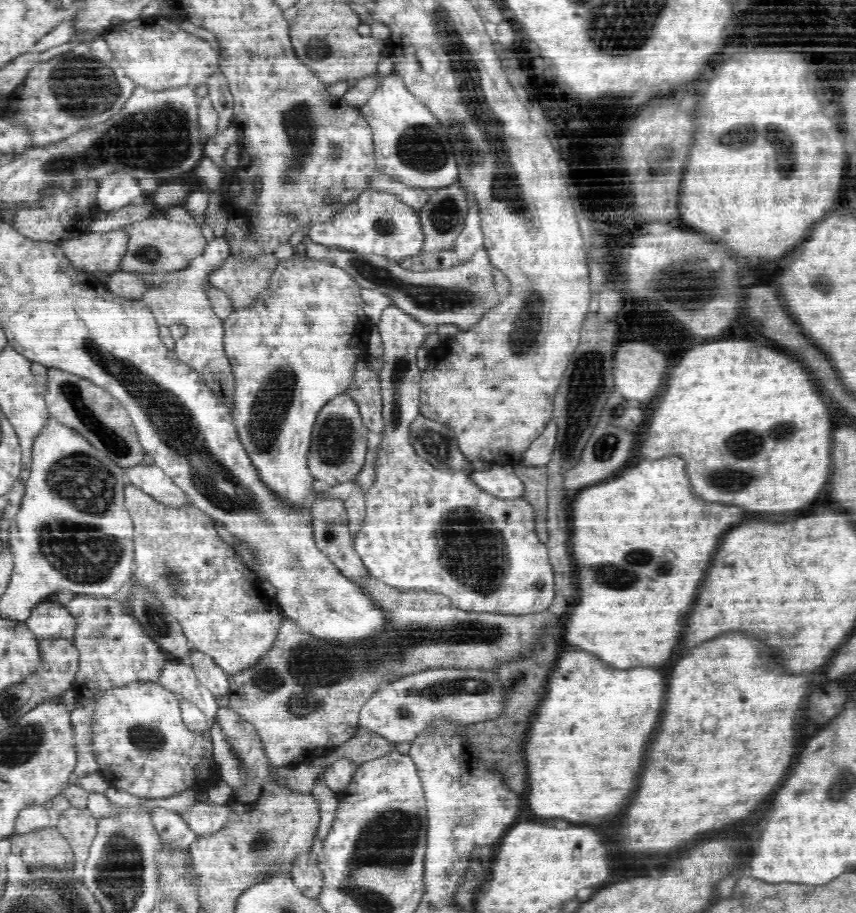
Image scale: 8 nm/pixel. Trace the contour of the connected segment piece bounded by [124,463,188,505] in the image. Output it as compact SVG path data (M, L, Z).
M138 463L124 469L132 485L157 498L158 501L168 505L179 505L188 501L183 490L176 486L158 465Z

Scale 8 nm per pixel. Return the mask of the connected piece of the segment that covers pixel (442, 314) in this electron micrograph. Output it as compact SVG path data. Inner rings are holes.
M311 242L306 246L306 255L314 259L332 262L349 271L363 289L372 289L384 293L396 301L396 306L413 314L417 319L431 325L457 325L462 331L473 330L492 308L496 308L503 297L497 290L494 273L497 267L492 265L488 247L482 245L467 260L456 260L450 268L412 271L401 266L401 261L373 253L354 253L354 251L330 248Z

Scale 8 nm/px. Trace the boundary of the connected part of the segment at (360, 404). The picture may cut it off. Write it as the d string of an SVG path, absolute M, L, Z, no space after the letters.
M362 362L356 372L356 382L347 391L347 396L356 403L364 426L372 434L382 436L384 417L382 416L383 400L379 375L372 372L366 362Z

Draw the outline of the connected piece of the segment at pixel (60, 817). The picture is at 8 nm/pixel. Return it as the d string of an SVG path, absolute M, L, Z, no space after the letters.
M70 805L70 808L56 813L55 817L55 827L68 841L74 858L84 863L97 833L97 818L92 809Z

